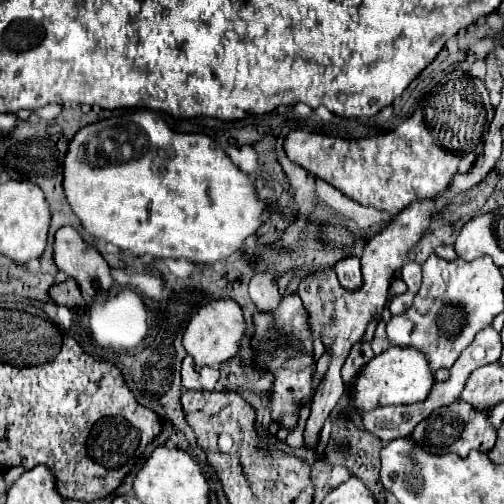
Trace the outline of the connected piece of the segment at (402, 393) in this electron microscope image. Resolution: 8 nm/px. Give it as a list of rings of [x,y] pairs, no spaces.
[[[390,346],[386,352],[374,356],[360,376],[356,376],[356,384],[352,384],[352,396],[348,396],[348,412],[356,414],[360,410],[374,410],[382,406],[398,406],[398,404],[414,404],[422,402],[434,386],[434,376],[428,368],[428,362],[422,352],[414,348]]]

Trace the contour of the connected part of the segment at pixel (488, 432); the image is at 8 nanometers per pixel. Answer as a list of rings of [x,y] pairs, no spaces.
[[[452,402],[444,408],[438,408],[428,420],[422,420],[410,434],[408,438],[418,446],[424,448],[426,452],[432,454],[458,454],[458,456],[468,456],[470,450],[478,452],[490,452],[496,444],[496,432],[494,428],[486,422],[486,410],[478,412],[466,402]]]

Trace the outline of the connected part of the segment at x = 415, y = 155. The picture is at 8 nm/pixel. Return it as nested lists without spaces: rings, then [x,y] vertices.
[[[452,70],[438,80],[422,98],[420,106],[416,98],[402,94],[394,100],[392,112],[390,132],[368,126],[368,136],[374,138],[362,136],[362,140],[344,140],[297,129],[286,136],[284,150],[292,162],[320,176],[354,202],[388,210],[396,216],[410,202],[434,198],[444,192],[456,172],[468,172],[482,152],[484,132],[494,116],[484,82],[462,70]]]

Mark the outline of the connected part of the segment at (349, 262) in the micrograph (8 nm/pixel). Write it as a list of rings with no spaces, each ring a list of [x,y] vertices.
[[[344,256],[342,260],[338,260],[334,264],[334,270],[338,274],[340,284],[344,284],[344,288],[352,290],[358,288],[362,284],[362,274],[360,274],[360,258],[358,256]]]

